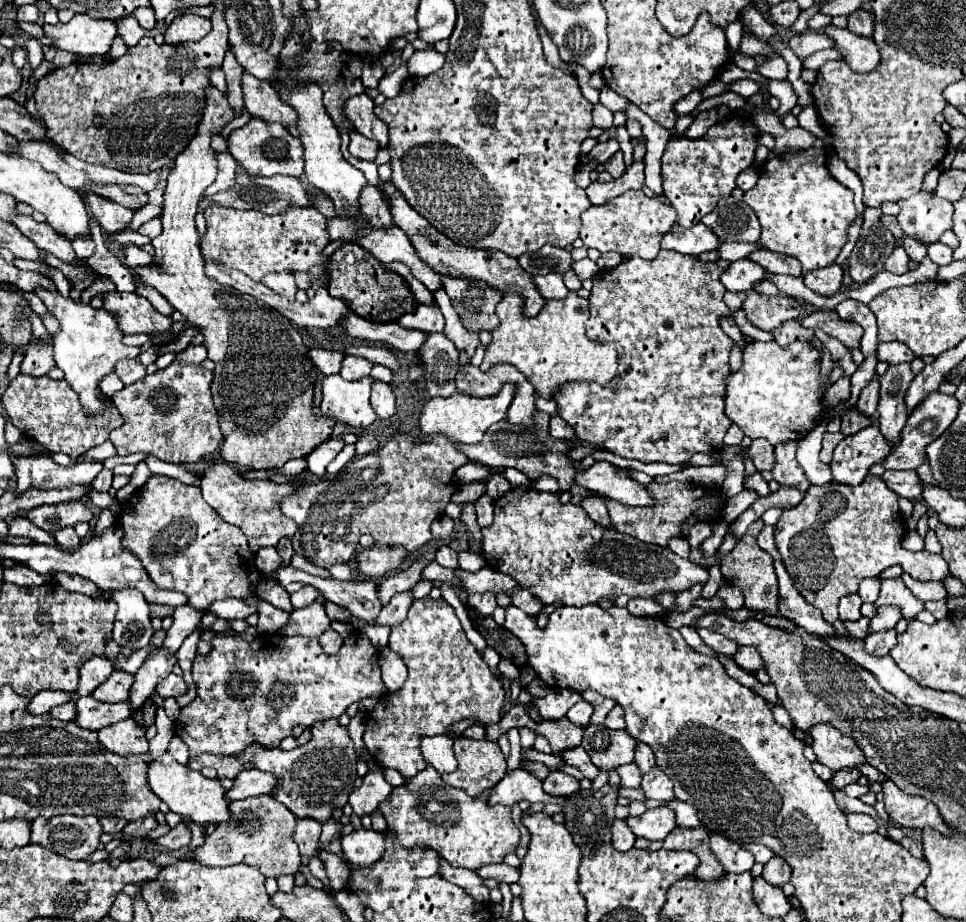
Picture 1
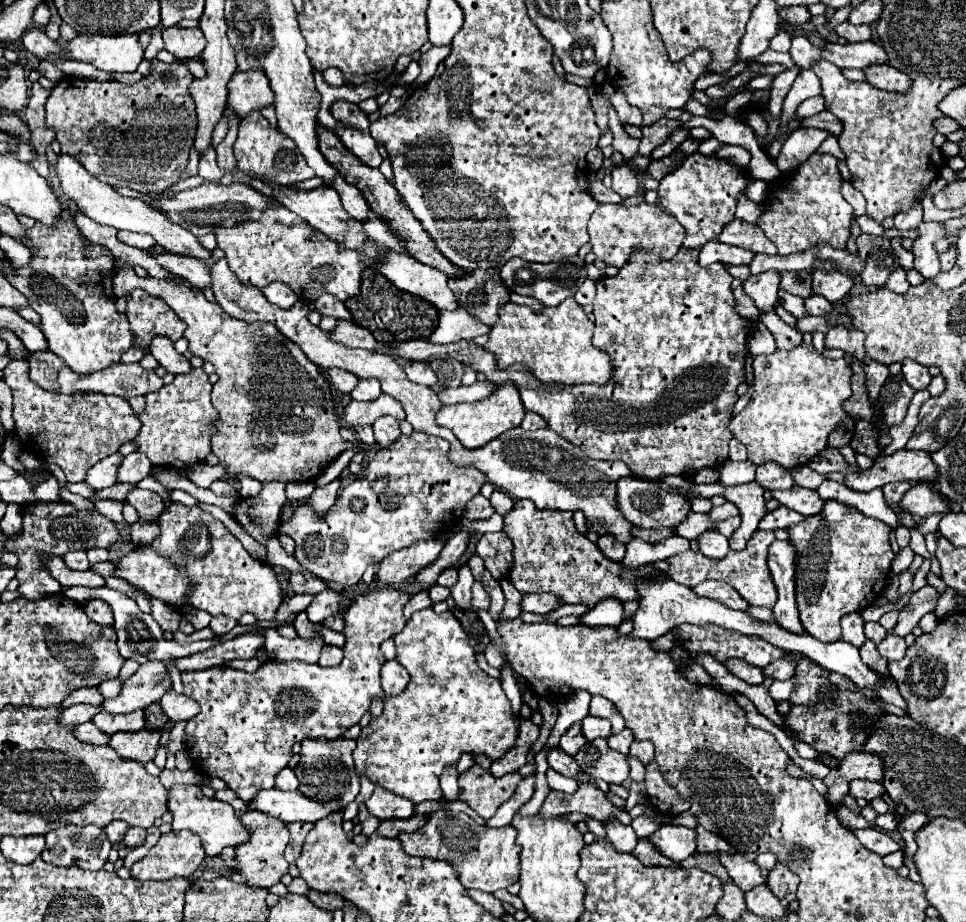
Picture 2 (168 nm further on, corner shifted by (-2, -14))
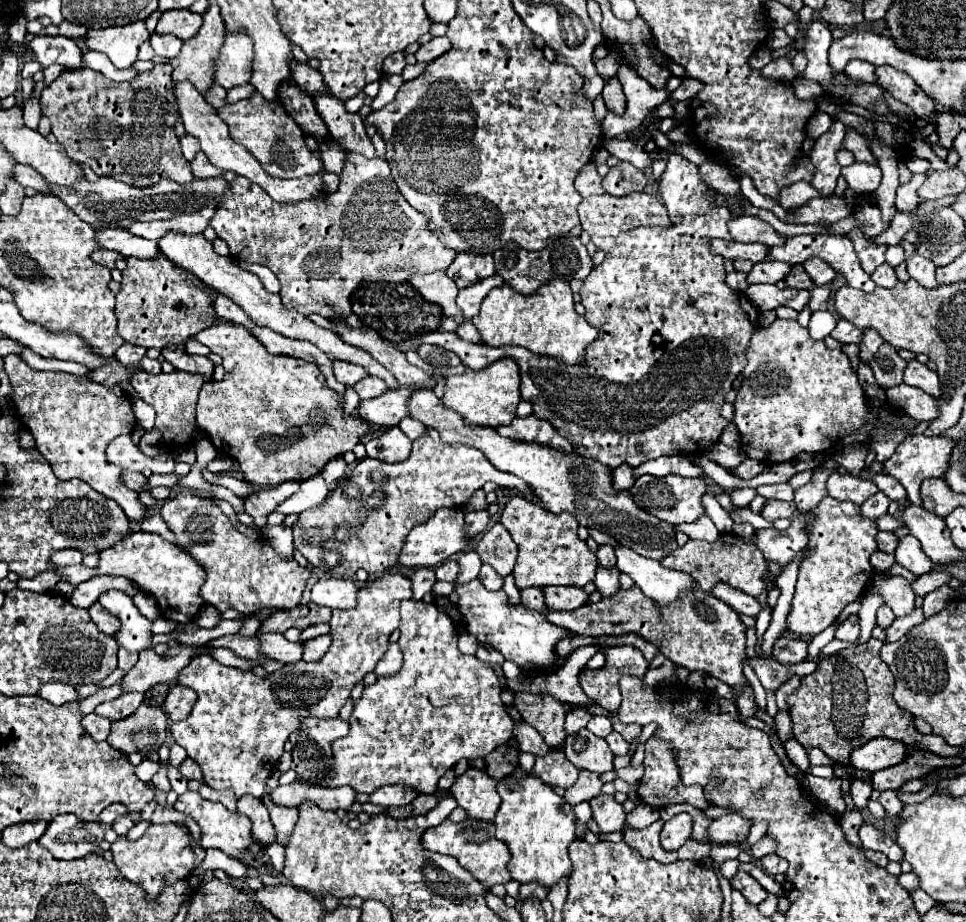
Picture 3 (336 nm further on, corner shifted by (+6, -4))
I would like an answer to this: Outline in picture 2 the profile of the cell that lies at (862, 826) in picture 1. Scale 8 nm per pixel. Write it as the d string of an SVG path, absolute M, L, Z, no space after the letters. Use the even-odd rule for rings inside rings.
M879 828L855 830L855 836L861 840L861 844L863 844L867 850L871 850L871 852L875 852L875 854L879 854L879 856L887 856L887 854L891 854L891 852L901 850L901 846L899 846L895 840L891 840L889 834L885 834L885 832L879 830Z

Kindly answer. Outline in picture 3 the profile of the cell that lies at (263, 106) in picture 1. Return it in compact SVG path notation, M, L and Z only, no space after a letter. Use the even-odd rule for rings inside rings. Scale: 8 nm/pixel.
M227 32L225 46L219 52L215 82L225 90L249 82L249 62L253 62L253 42L247 34Z

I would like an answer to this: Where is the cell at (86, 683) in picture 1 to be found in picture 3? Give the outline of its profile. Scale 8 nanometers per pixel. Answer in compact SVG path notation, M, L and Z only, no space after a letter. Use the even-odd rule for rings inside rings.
M49 682L49 684L41 686L39 696L49 700L55 706L61 706L61 704L77 700L77 690L73 686L63 686L61 682Z

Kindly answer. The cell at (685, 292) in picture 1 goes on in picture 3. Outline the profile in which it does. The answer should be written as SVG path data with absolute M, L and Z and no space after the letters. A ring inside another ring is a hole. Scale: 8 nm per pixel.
M635 228L629 232L621 232L617 238L615 248L605 256L603 264L595 266L591 270L591 274L583 280L583 288L581 288L581 304L585 306L585 320L595 326L599 330L597 340L589 346L589 364L587 366L565 366L559 364L557 360L553 362L553 358L539 358L537 354L529 352L527 348L519 348L519 346L501 346L501 348L493 348L487 344L473 344L467 342L463 338L459 338L455 332L443 332L443 330L435 330L435 332L427 332L421 336L421 342L425 344L435 344L441 346L445 350L455 352L461 358L461 364L471 368L471 370L483 370L487 368L493 360L501 360L501 358L511 358L517 362L519 372L521 372L521 398L525 402L531 402L533 406L533 414L541 420L547 420L563 438L567 438L573 444L573 450L581 456L599 460L601 464L613 466L617 468L619 464L627 462L629 466L637 468L647 460L655 460L659 456L703 456L709 452L709 448L713 444L717 444L723 428L729 424L723 416L721 416L721 404L725 402L725 394L733 388L733 380L741 374L741 370L745 368L745 348L749 346L749 338L755 332L755 328L759 326L759 318L757 318L757 310L749 304L749 300L745 298L743 292L731 290L725 284L725 266L723 266L723 258L715 252L711 252L709 240L701 238L701 236L683 236L677 234L673 228L665 230L665 228ZM601 380L609 382L609 384L619 384L619 386L601 386Z

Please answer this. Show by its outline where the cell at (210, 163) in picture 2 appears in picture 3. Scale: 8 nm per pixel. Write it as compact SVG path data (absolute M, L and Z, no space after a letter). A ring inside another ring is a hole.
M185 134L183 138L179 138L181 140L181 152L183 152L183 156L191 162L193 158L195 158L195 154L199 152L199 146L197 146L197 140L193 138L193 136L189 136L189 134Z

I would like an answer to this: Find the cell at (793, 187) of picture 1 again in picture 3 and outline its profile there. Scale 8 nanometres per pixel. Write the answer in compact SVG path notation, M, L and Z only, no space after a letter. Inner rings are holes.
M833 122L833 126L821 138L815 140L813 150L809 154L809 162L815 168L809 184L821 194L821 198L829 198L835 192L841 170L841 166L835 160L835 152L841 148L843 138L845 138L845 126L841 122Z

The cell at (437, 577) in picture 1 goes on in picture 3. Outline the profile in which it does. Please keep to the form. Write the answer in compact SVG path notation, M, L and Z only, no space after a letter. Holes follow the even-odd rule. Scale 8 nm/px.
M469 550L465 554L459 556L459 574L457 574L457 580L455 580L455 586L459 584L465 584L478 577L481 568L481 560L477 556L475 550Z

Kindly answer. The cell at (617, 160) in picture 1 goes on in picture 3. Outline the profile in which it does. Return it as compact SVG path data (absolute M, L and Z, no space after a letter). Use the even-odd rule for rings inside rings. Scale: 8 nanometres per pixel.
M621 162L609 168L607 176L603 178L603 188L607 190L607 194L613 194L613 196L625 196L629 192L643 192L645 184L647 184L645 174L629 162Z

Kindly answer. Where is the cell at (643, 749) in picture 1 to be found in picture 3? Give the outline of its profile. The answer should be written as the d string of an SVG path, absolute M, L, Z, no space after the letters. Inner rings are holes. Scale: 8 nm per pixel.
M613 720L613 730L617 730L627 742L633 742L641 734L639 724L621 724L621 722L615 722L615 720Z

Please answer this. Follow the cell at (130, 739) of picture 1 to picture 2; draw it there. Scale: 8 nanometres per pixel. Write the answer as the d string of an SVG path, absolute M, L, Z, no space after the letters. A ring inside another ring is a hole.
M137 730L137 732L117 732L111 736L109 746L123 758L137 760L141 764L155 758L161 740L161 730Z

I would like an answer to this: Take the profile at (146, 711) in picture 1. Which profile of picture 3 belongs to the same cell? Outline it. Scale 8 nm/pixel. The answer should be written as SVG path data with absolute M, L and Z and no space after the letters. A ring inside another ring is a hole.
M167 683L155 685L145 693L143 702L151 706L162 706L170 687L171 684Z

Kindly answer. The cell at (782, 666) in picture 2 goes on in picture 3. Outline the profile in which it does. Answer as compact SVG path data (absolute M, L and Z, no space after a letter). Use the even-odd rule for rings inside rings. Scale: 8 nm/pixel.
M779 638L779 640L773 644L771 658L777 660L777 662L785 662L785 664L803 662L805 656L807 656L807 646L809 646L809 642L803 642L803 640Z

